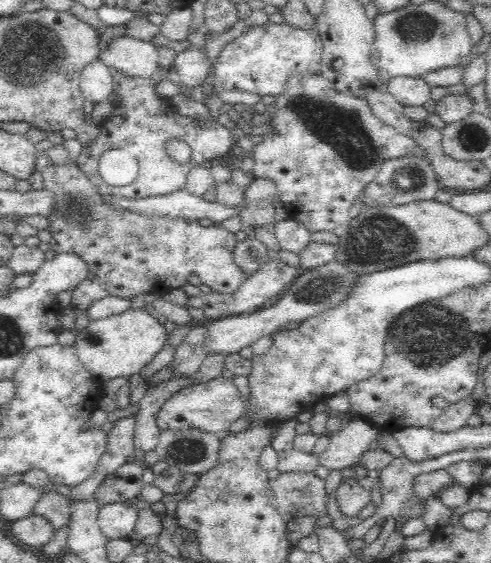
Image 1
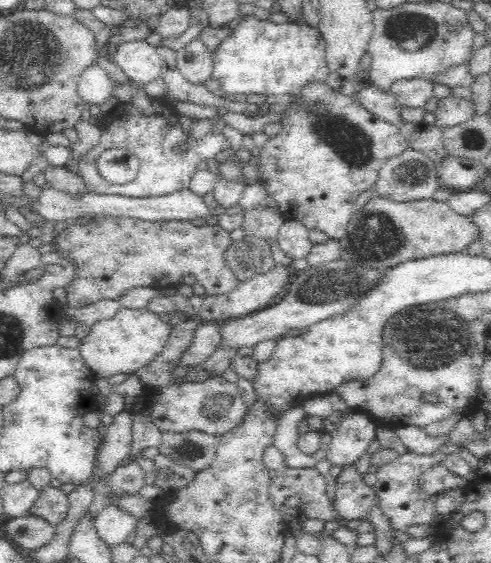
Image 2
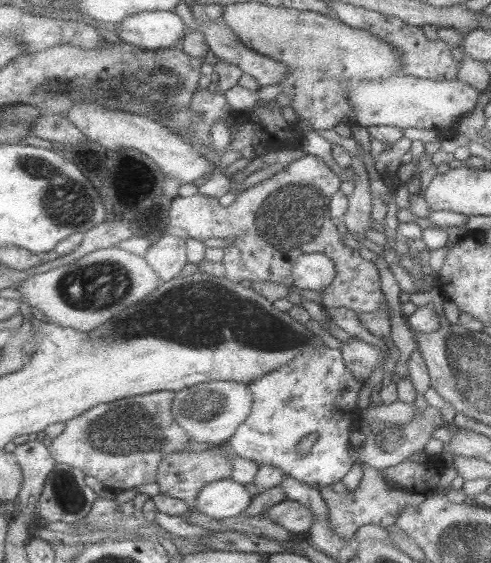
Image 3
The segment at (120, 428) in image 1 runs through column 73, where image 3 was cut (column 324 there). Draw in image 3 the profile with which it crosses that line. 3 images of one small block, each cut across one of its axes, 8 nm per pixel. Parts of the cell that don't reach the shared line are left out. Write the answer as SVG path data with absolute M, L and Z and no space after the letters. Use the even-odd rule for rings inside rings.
M372 467L363 468L364 475L362 476L359 488L355 492L351 491L347 494L337 492L331 486L323 486L320 488L321 494L327 501L330 509L331 526L333 532L337 536L341 536L345 540L345 544L356 536L357 531L366 524L378 524L385 527L397 525L401 510L405 510L409 505L423 504L426 499L425 492L409 492L395 489L386 482L382 476L382 472Z

